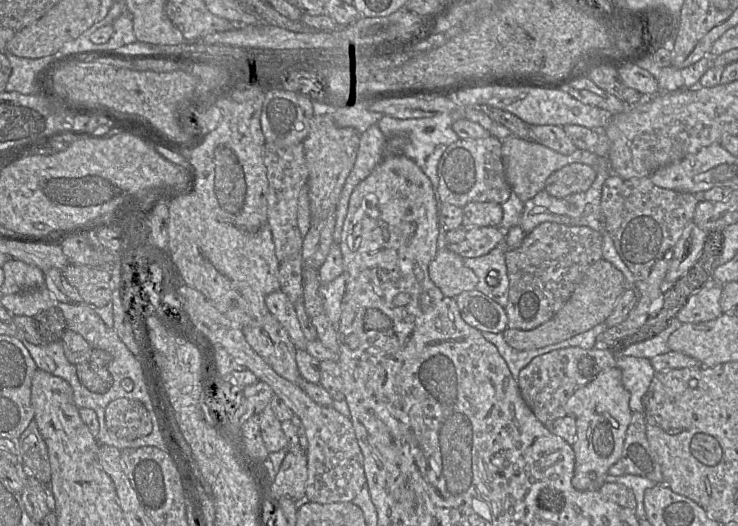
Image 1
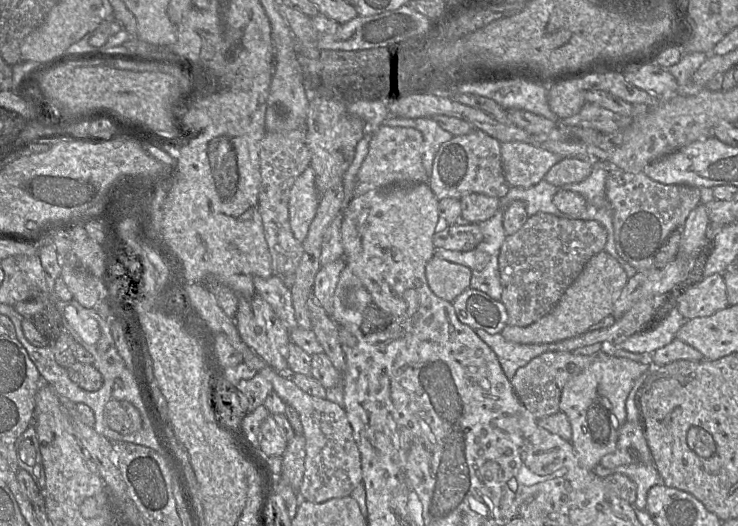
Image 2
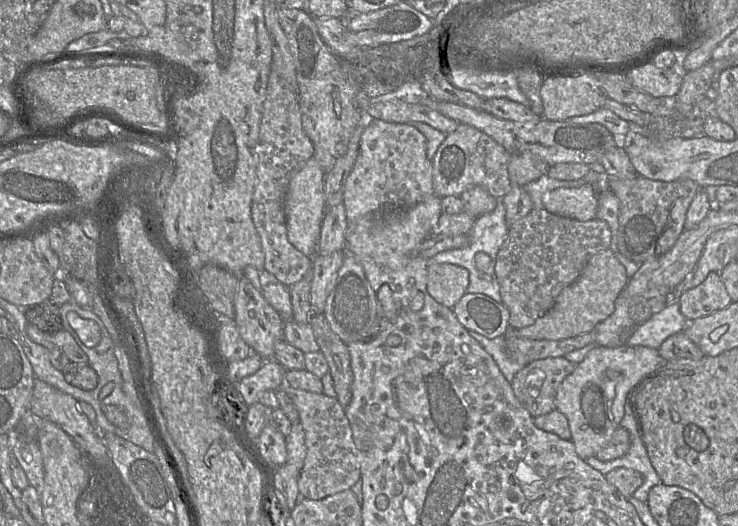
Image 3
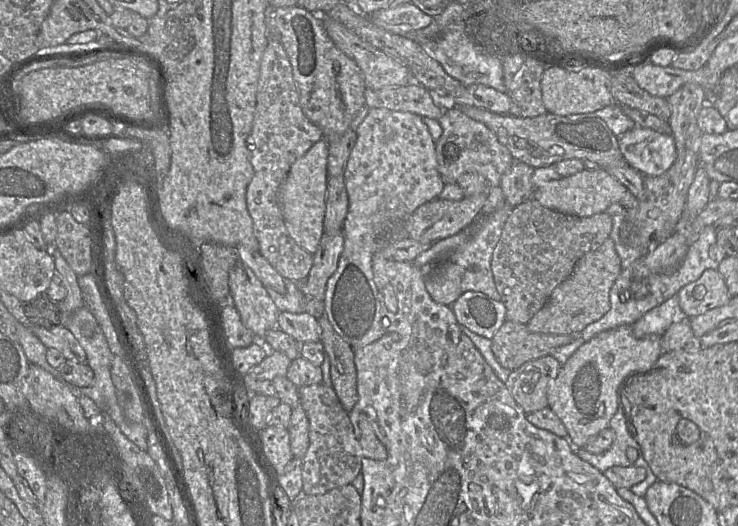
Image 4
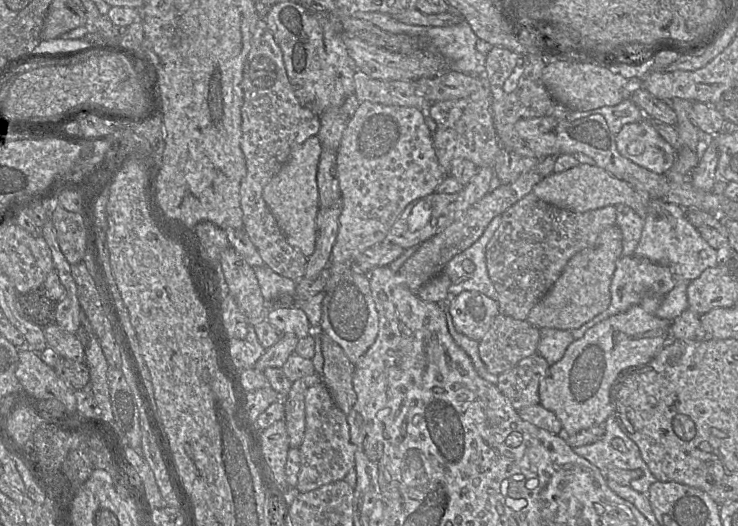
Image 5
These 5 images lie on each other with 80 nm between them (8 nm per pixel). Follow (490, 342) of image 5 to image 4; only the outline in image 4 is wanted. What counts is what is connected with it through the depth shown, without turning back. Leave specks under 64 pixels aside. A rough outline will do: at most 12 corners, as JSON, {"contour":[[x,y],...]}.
{"contour":[[505,320],[491,350],[512,371],[580,336],[533,333]]}

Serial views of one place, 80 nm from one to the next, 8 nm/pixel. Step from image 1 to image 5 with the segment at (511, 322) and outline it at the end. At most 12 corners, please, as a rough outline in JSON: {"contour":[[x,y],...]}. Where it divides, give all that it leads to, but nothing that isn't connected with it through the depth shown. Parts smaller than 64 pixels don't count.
{"contour":[[533,192],[486,246],[499,312],[526,320],[616,222]]}

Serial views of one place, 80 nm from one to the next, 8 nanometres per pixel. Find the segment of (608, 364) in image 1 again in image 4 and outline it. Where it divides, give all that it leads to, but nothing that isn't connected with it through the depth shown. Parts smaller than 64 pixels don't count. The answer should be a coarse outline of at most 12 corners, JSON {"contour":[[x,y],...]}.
{"contour":[[546,355],[512,370],[504,384],[526,414],[548,407],[561,366]]}

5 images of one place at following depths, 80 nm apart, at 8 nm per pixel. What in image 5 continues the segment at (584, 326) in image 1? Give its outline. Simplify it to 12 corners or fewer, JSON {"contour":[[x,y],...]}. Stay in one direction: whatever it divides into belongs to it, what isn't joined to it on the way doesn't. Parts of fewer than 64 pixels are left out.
{"contour":[[614,224],[570,258],[530,310],[573,330],[605,311],[621,253]]}

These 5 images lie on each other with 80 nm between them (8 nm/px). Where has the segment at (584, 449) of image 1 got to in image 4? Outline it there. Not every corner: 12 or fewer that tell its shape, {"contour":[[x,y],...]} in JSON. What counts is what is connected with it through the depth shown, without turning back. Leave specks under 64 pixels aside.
{"contour":[[600,332],[547,392],[575,449],[609,428],[661,337]]}

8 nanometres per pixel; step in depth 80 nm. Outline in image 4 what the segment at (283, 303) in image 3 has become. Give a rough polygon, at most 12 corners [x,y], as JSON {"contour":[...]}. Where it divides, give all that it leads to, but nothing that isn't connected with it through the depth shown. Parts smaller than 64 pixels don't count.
{"contour":[[236,246],[238,259],[279,294],[286,281],[259,251]]}

